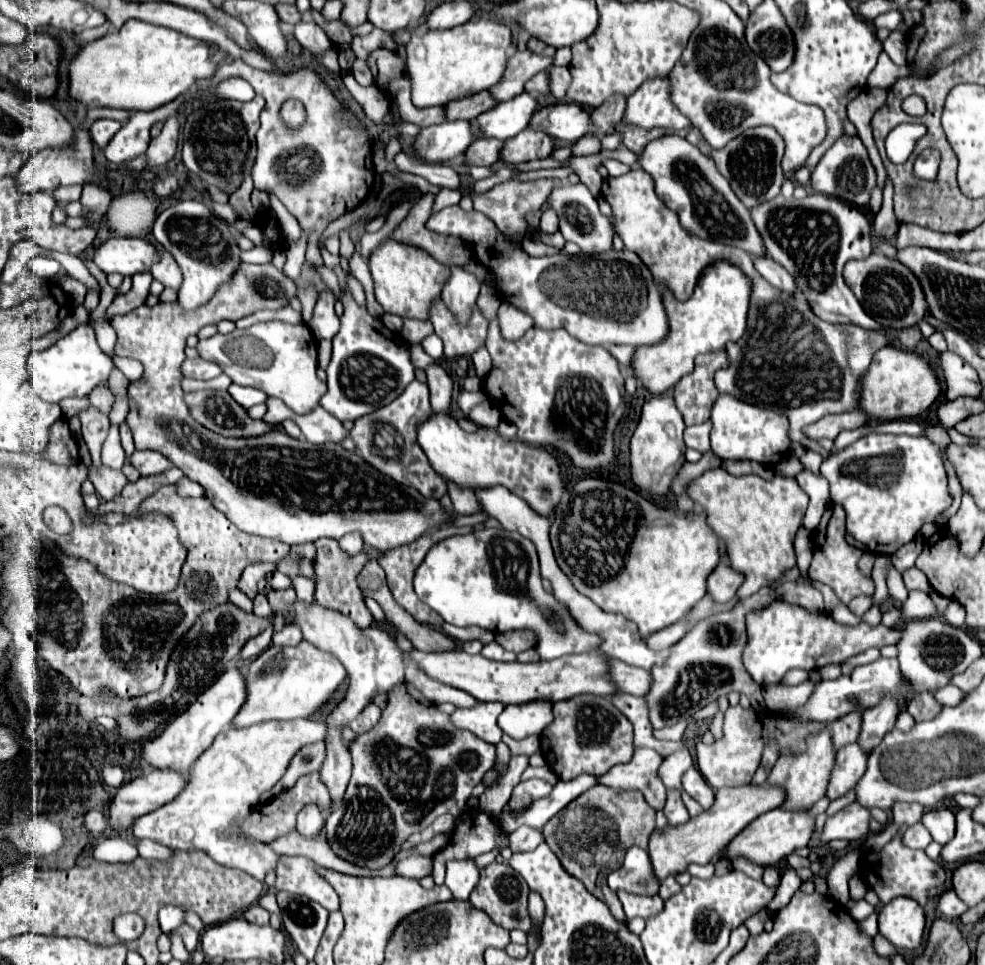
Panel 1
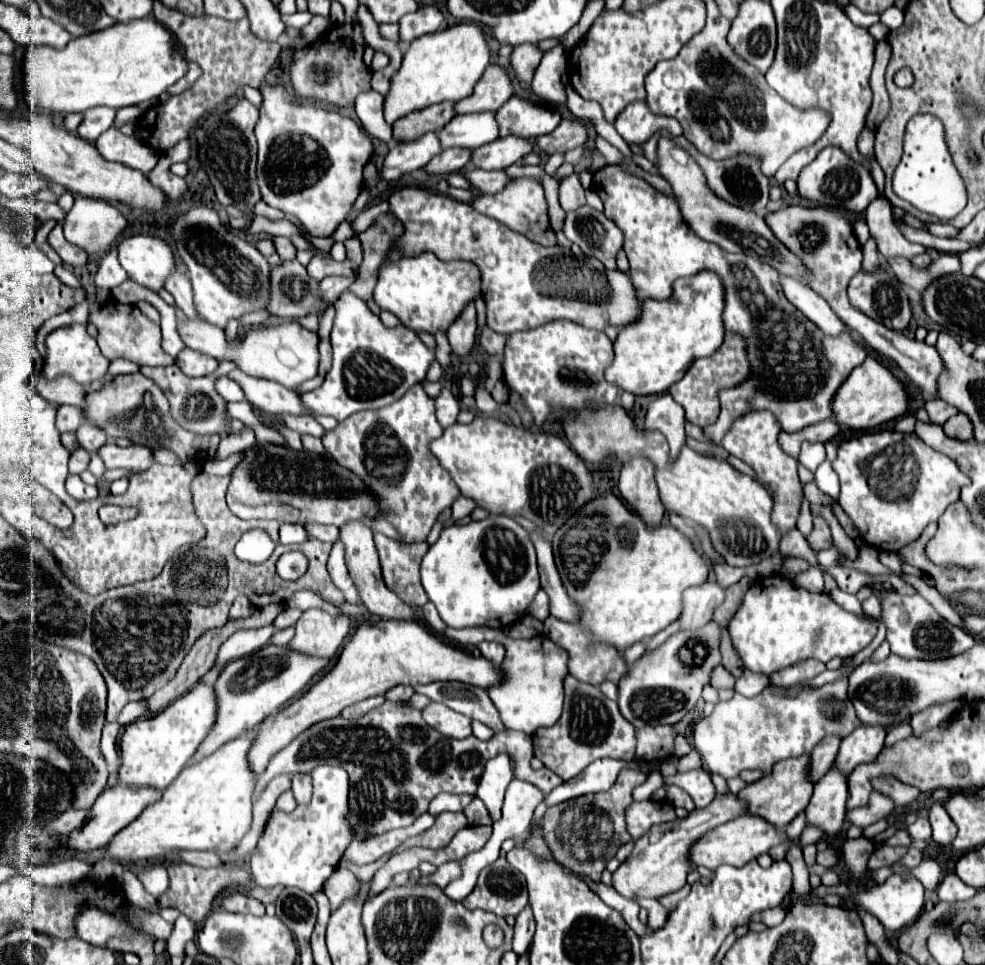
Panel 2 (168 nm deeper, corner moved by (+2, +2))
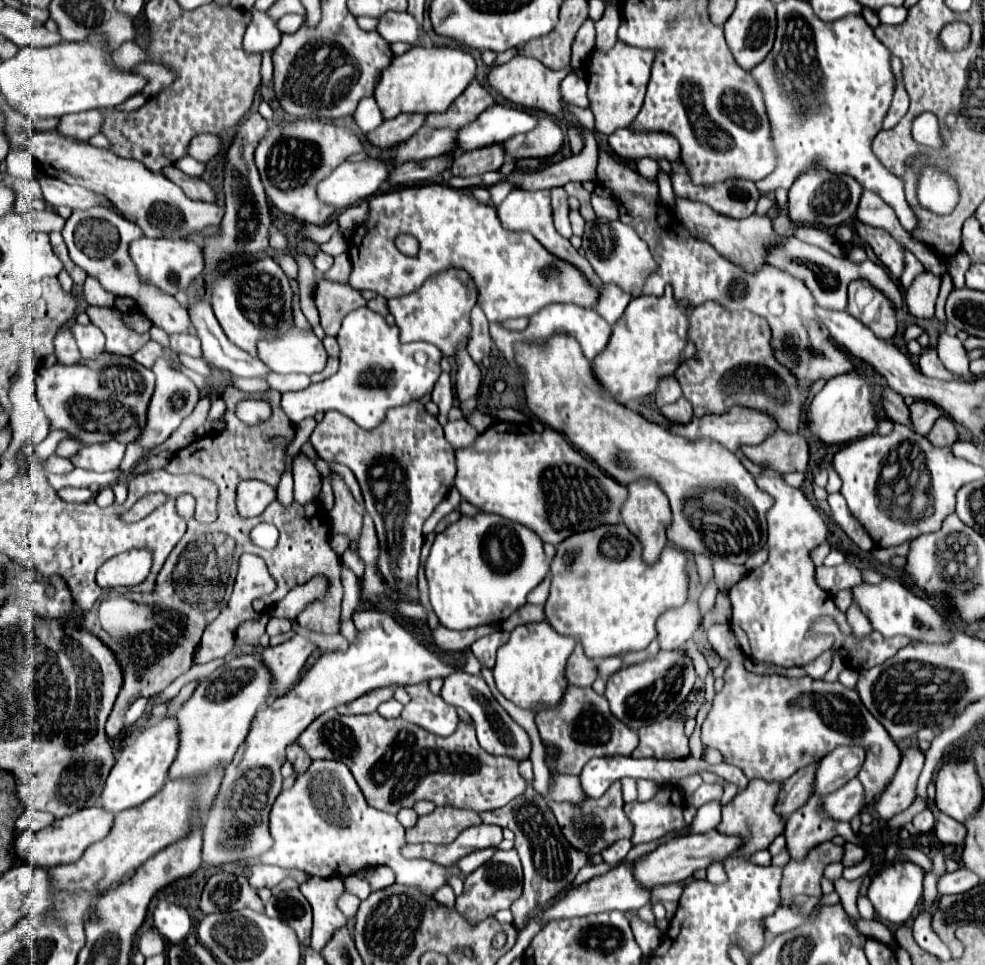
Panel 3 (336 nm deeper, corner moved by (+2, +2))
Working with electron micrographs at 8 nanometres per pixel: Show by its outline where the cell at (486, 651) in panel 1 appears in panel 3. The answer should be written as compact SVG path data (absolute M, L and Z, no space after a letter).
M496 630L492 632L490 636L484 636L480 640L476 640L472 644L472 652L476 654L476 658L480 660L482 666L486 668L494 668L496 664L496 650L508 642L508 636L510 632L502 632L502 630Z

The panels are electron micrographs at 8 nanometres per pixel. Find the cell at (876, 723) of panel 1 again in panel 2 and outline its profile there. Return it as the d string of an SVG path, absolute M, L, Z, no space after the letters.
M878 724L858 726L850 736L842 738L840 752L836 756L838 768L844 774L850 774L858 764L872 762L884 748L884 738L886 738L884 726L878 726Z

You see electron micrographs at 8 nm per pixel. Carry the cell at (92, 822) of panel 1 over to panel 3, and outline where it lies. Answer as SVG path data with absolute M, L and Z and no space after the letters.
M24 810L24 814L16 820L16 830L42 830L48 826L48 822L52 822L54 816L46 814L46 812L36 812L36 810Z

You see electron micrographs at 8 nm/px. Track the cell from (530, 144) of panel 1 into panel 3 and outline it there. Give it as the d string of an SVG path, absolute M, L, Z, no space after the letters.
M500 144L464 152L452 162L452 176L482 176L490 170L500 170L504 164L504 148Z

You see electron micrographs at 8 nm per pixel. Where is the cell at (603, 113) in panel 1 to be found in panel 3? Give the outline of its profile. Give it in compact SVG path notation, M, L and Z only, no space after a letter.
M542 116L538 118L538 124L532 132L524 132L520 136L514 136L512 140L504 142L504 152L508 152L508 158L546 158L556 154L564 144L564 132L560 124L550 118Z

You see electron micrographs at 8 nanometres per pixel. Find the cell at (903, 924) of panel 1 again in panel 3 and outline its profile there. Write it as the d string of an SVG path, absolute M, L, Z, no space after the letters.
M894 862L888 868L884 868L880 874L876 874L868 886L868 898L870 898L878 918L884 922L892 922L892 924L908 922L916 904L922 898L924 874L926 874L924 868L914 862Z

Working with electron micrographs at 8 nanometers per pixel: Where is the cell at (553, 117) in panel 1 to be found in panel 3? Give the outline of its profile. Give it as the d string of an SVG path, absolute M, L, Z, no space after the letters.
M494 104L472 120L472 124L466 124L458 130L460 136L456 140L456 150L466 152L488 144L500 144L516 134L532 130L534 126L536 116L504 104Z

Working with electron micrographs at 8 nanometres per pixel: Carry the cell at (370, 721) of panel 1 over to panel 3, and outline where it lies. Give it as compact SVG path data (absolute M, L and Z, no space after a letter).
M376 688L376 692L366 692L364 696L352 700L352 704L344 704L338 708L340 714L370 714L374 712L382 702L390 700L394 696L392 688Z

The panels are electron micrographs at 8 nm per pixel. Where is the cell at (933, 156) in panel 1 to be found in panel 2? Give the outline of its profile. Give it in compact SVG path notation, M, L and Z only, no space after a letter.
M918 114L908 122L904 136L904 156L894 170L892 188L898 198L940 220L954 218L966 206L966 188L956 166L952 164L944 142L944 128L936 116Z

